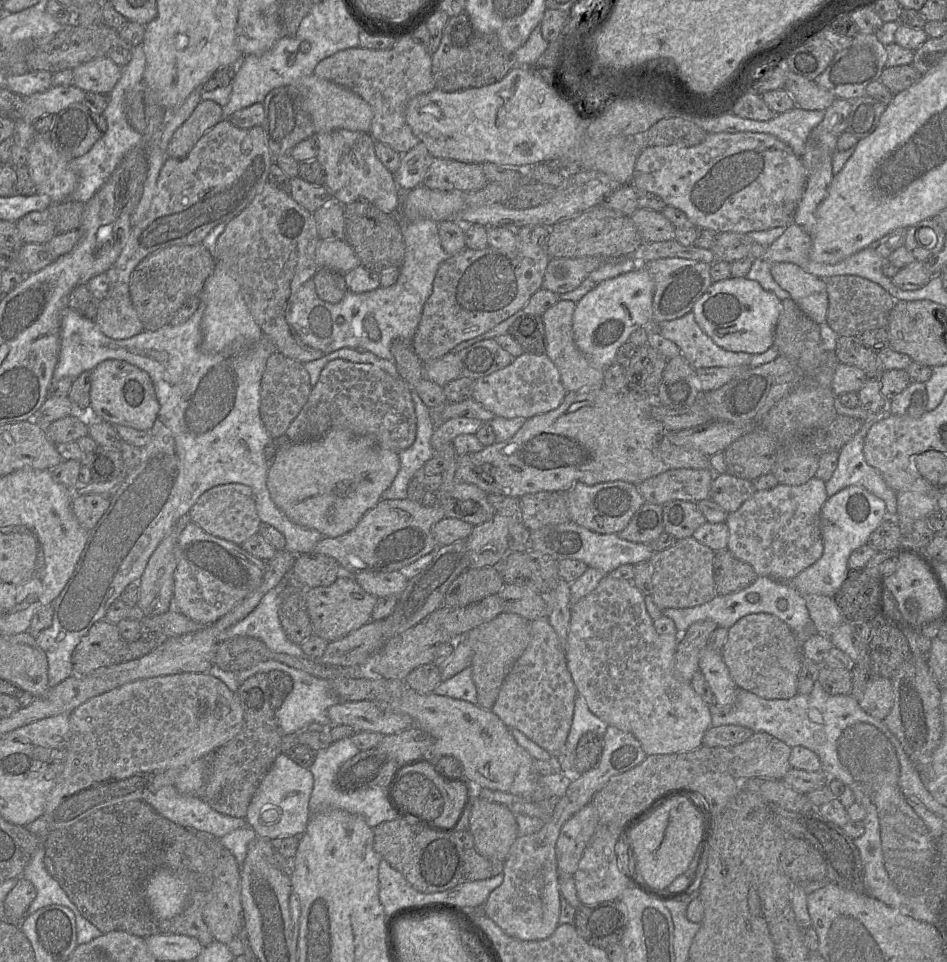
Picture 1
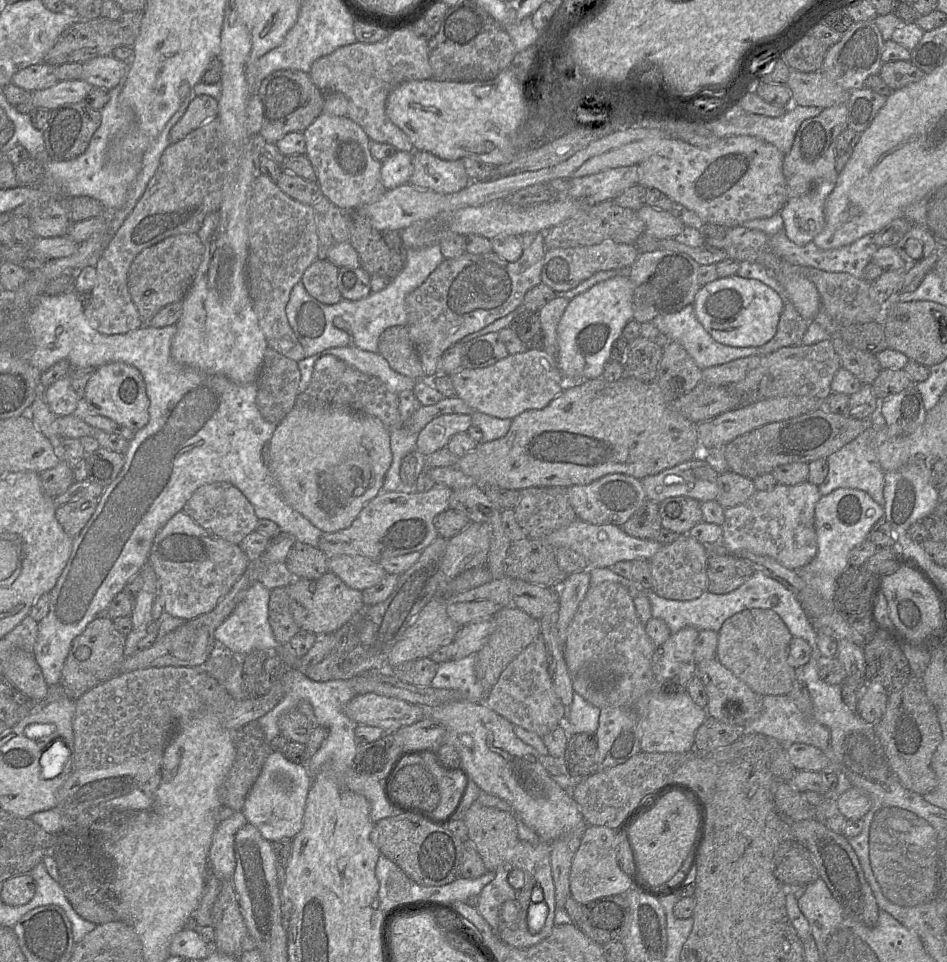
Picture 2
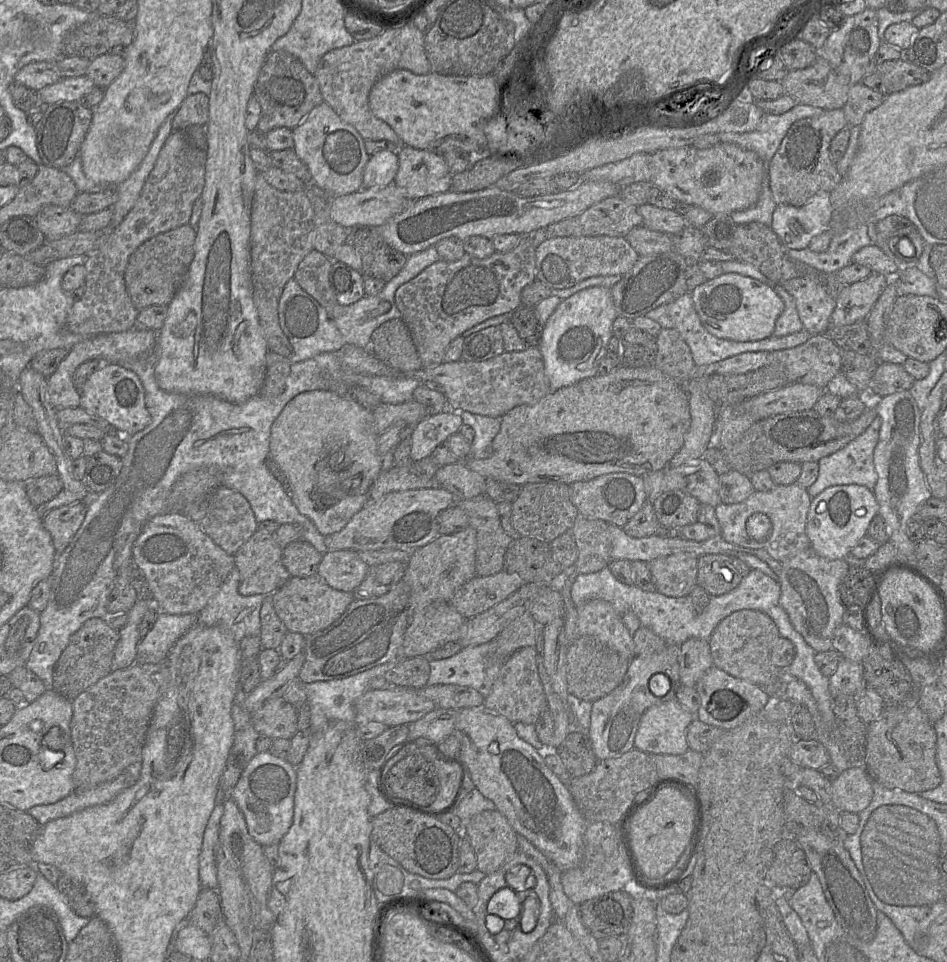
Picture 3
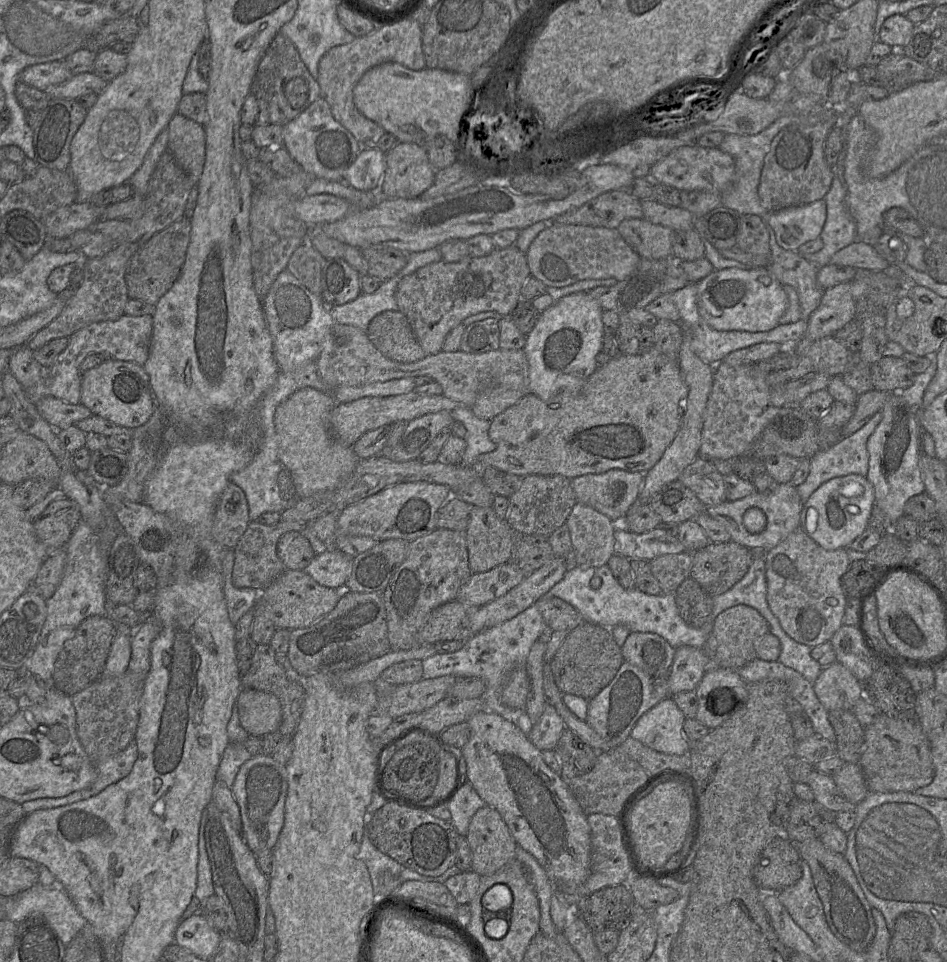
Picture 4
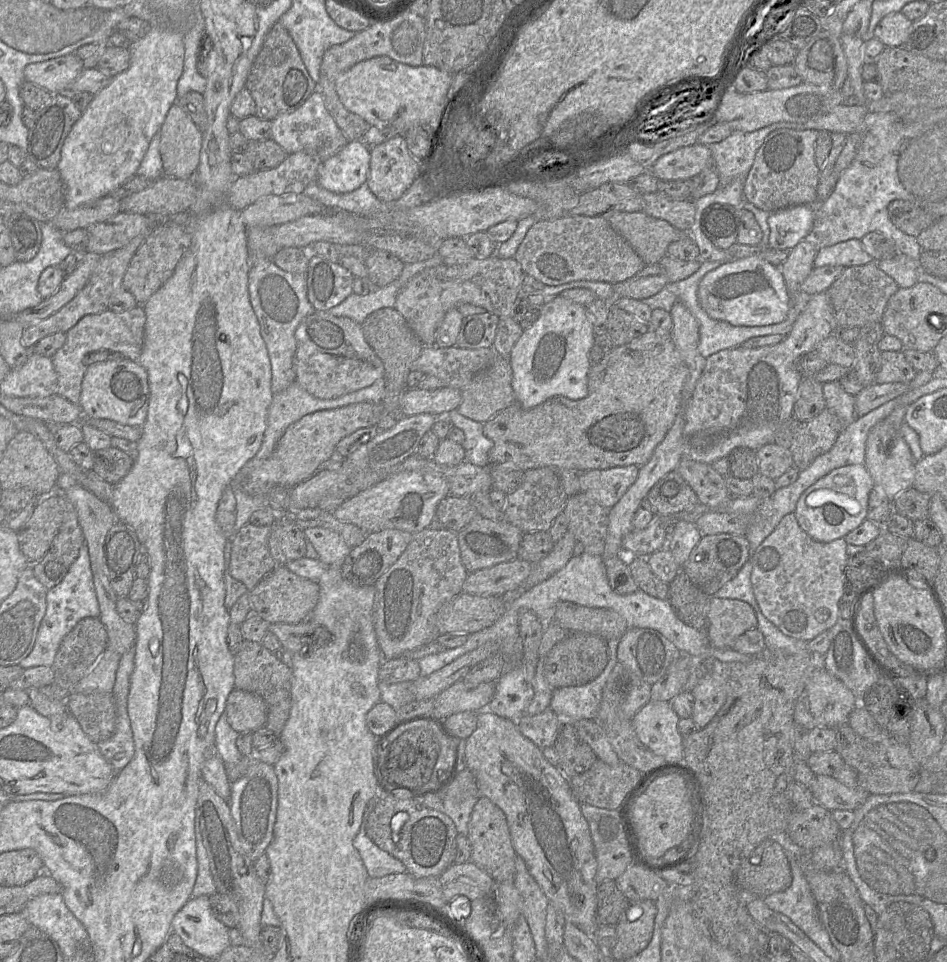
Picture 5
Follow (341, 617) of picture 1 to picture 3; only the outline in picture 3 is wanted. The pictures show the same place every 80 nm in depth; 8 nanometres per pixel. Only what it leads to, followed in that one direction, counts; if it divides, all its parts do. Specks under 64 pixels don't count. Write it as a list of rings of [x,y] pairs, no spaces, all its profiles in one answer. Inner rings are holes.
[[[291,576],[272,593],[274,609],[290,632],[309,635],[320,631],[338,619],[355,599],[353,591],[344,592],[330,587],[320,576]]]

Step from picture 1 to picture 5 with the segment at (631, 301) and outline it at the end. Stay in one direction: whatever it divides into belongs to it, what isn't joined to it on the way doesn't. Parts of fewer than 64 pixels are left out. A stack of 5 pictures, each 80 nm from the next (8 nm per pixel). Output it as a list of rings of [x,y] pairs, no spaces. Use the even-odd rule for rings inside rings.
[[[561,296],[549,299],[541,307],[538,319],[523,331],[507,357],[512,368],[512,388],[516,403],[525,409],[530,409],[555,396],[572,400],[586,397],[591,368],[589,351],[594,344],[595,334],[586,306]]]

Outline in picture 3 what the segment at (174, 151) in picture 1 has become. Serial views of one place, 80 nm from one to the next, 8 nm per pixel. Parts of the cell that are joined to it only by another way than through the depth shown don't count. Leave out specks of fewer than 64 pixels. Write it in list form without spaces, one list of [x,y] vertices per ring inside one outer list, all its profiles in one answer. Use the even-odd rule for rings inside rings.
[[[204,93],[187,95],[178,108],[172,132],[183,131],[191,125],[205,126],[209,119],[209,97]]]

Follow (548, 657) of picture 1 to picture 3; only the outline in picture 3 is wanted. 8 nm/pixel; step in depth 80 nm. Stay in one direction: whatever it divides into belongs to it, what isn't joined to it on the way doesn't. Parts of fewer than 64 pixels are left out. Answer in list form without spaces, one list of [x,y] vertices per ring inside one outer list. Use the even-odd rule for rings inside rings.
[[[535,646],[524,647],[515,652],[501,666],[490,694],[484,698],[484,709],[500,714],[510,722],[534,725],[547,709],[547,700],[541,683]]]

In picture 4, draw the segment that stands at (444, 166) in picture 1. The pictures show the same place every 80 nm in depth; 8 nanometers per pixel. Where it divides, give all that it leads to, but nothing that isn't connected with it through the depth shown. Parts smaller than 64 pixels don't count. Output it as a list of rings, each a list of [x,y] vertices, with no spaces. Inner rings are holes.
[[[398,142],[386,151],[386,170],[380,185],[387,199],[409,199],[420,196],[434,182],[435,168],[423,146]]]

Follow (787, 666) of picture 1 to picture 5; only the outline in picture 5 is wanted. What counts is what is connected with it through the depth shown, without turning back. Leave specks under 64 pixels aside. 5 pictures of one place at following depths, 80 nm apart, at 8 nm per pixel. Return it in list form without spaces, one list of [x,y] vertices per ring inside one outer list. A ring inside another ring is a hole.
[[[710,597],[707,612],[707,634],[715,648],[731,649],[739,636],[757,628],[753,608],[737,599]]]

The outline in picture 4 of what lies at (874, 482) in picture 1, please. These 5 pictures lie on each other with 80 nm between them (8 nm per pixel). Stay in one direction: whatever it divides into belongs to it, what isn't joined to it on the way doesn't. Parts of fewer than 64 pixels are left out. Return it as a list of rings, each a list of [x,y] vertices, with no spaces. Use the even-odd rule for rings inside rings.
[[[878,411],[862,428],[850,436],[841,438],[829,448],[824,448],[811,458],[810,471],[807,479],[796,487],[804,503],[823,483],[836,477],[857,474],[866,477],[869,469],[867,441],[882,420],[882,412]]]

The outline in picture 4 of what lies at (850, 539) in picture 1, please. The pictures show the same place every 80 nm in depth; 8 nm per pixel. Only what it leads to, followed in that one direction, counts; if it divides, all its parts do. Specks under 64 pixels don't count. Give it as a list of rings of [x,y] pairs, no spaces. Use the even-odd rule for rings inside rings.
[[[857,474],[836,477],[823,483],[803,503],[800,527],[825,550],[846,549],[868,528],[874,505],[874,489],[867,477]]]

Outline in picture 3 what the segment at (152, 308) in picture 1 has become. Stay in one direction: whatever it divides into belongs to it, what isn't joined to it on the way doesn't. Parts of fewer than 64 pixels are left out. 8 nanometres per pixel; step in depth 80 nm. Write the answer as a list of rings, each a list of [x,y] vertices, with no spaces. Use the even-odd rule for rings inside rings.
[[[185,224],[144,242],[130,256],[125,270],[125,284],[138,311],[171,302],[185,280],[194,258],[195,237],[196,232],[191,224]]]

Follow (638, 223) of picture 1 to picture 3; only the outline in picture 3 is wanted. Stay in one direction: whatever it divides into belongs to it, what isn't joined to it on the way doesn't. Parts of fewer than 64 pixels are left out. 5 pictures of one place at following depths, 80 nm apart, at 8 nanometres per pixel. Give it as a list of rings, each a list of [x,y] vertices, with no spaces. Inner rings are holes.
[[[650,203],[639,207],[643,217],[643,225],[647,228],[674,235],[688,226],[685,218],[676,210],[656,207]]]

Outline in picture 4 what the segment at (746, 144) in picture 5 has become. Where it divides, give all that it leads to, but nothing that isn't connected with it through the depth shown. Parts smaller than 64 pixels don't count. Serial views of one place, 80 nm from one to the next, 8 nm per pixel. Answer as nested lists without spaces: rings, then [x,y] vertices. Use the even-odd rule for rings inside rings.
[[[788,114],[779,117],[762,132],[755,135],[725,134],[725,137],[718,148],[730,154],[735,161],[735,176],[730,188],[723,192],[725,207],[736,211],[739,215],[752,214],[759,217],[768,217],[770,213],[760,201],[758,186],[763,167],[764,157],[769,152],[774,137],[785,127],[794,123],[800,123],[801,117],[796,114]]]

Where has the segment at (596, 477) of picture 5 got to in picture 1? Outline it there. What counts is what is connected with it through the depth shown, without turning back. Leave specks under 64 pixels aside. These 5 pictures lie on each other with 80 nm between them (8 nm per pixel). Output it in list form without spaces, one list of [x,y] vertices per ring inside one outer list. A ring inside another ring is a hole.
[[[624,481],[598,483],[592,486],[576,483],[567,494],[570,521],[599,534],[618,534],[644,503],[637,486]]]

